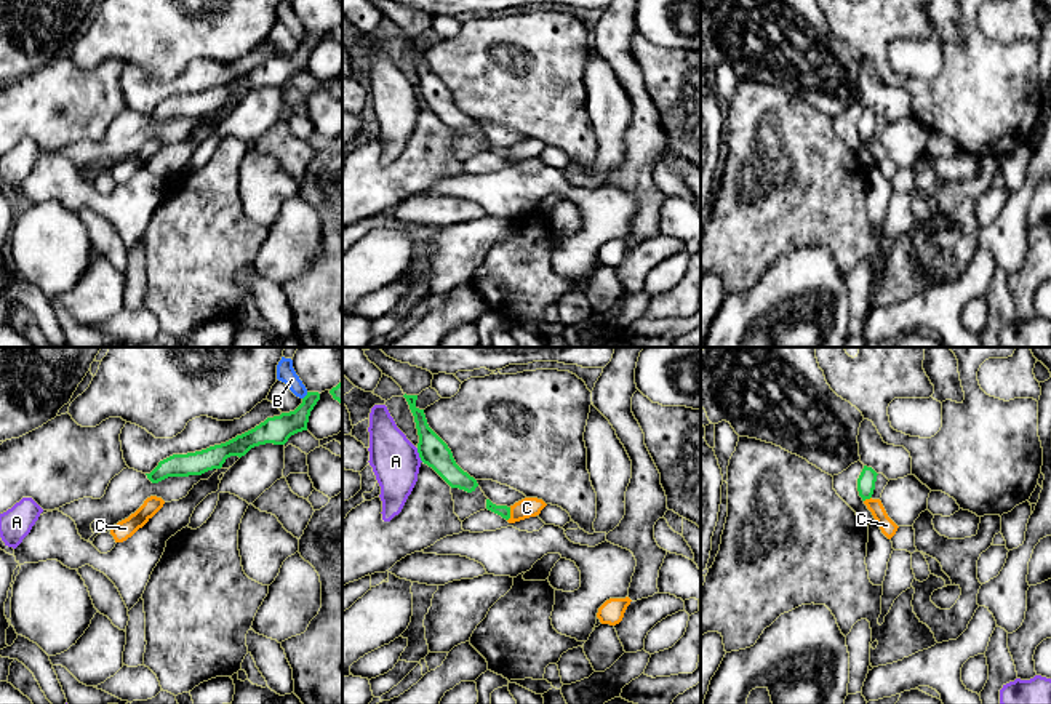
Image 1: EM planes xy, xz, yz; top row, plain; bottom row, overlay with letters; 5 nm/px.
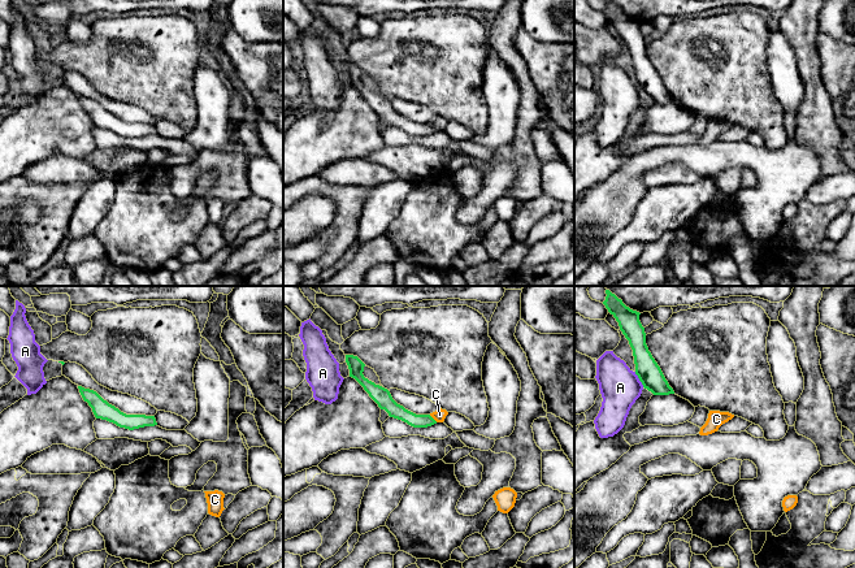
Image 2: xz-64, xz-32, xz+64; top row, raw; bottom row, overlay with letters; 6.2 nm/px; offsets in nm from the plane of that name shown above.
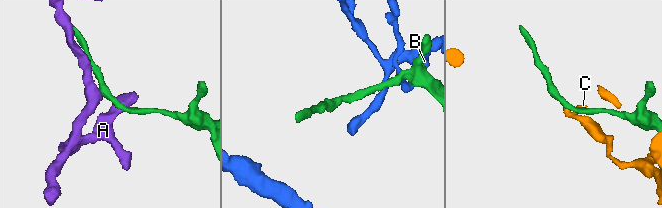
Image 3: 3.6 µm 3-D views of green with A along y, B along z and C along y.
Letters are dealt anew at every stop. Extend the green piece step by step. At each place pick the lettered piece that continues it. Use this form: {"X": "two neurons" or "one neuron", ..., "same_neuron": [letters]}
{"A": "two neurons", "B": "two neurons", "C": "two neurons", "same_neuron": []}

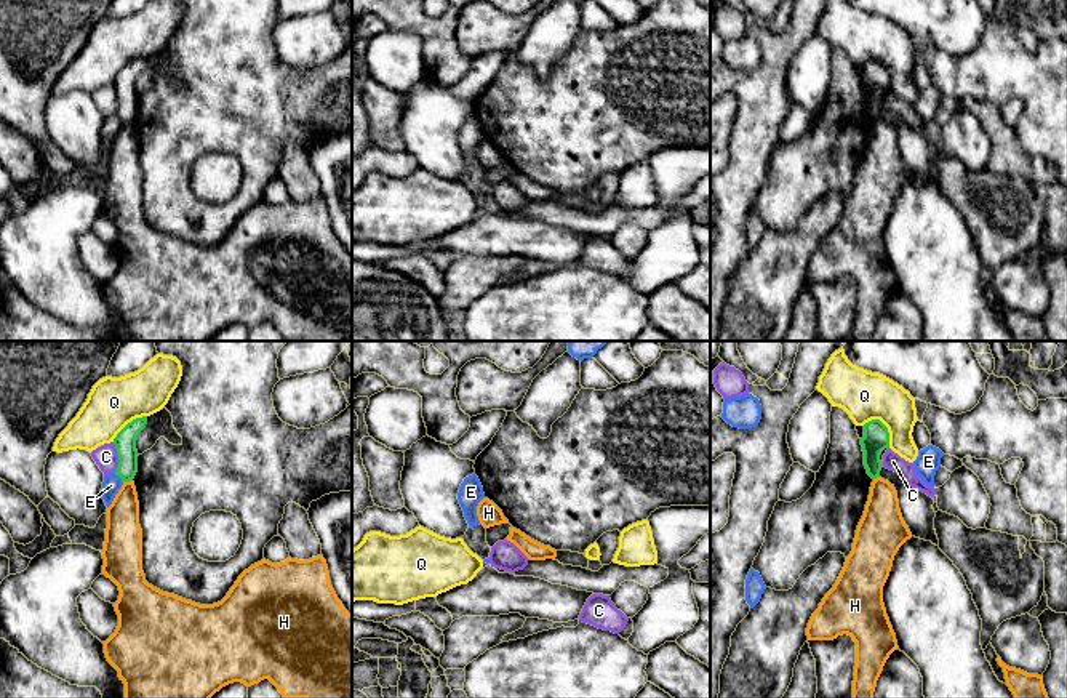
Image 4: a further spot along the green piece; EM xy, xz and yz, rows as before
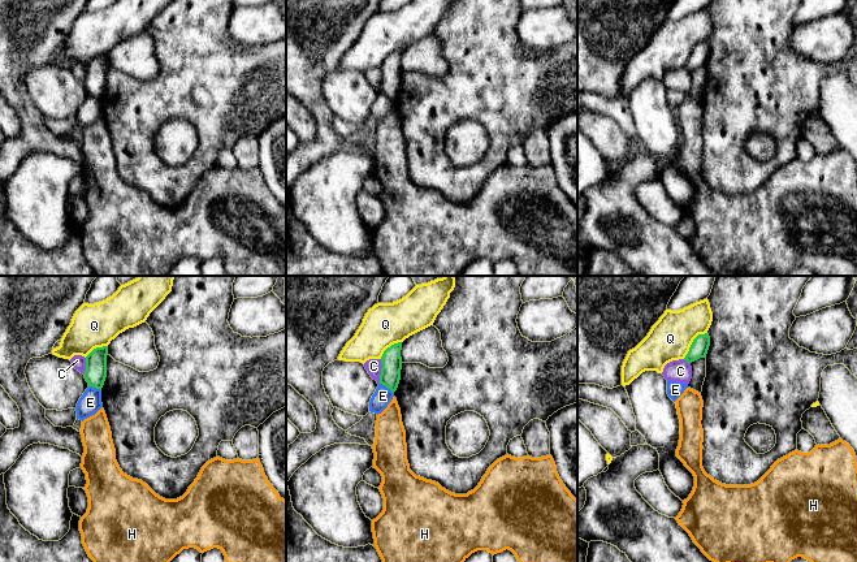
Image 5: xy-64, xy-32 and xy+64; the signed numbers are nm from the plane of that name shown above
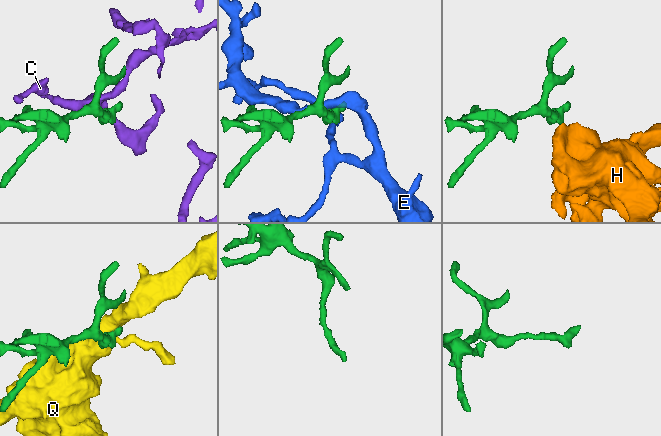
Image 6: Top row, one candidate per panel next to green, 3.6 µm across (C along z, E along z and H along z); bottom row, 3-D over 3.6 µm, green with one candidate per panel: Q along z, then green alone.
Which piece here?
{"C": "two neurons", "E": "two neurons", "H": "two neurons", "Q": "two neurons", "same_neuron": []}

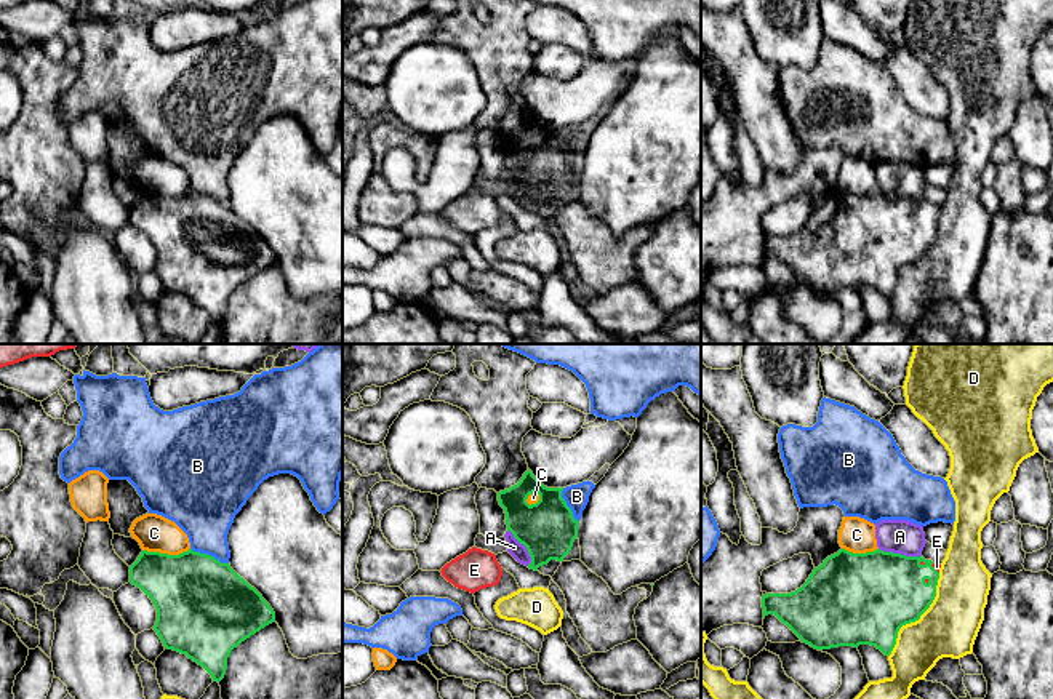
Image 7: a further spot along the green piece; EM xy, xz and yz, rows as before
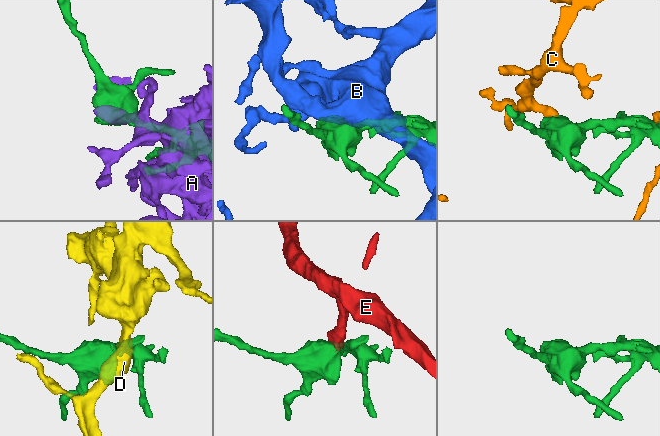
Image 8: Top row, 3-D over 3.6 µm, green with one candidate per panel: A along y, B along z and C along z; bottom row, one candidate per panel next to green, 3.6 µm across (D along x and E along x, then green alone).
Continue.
{"A": "two neurons", "B": "two neurons", "C": "two neurons", "D": "two neurons", "E": "one neuron", "same_neuron": ["E"]}

